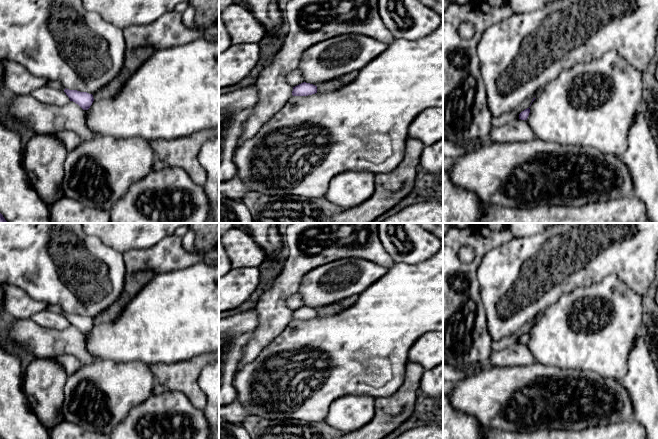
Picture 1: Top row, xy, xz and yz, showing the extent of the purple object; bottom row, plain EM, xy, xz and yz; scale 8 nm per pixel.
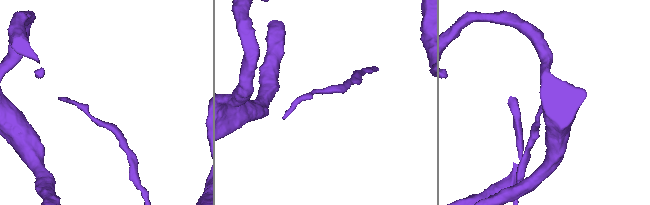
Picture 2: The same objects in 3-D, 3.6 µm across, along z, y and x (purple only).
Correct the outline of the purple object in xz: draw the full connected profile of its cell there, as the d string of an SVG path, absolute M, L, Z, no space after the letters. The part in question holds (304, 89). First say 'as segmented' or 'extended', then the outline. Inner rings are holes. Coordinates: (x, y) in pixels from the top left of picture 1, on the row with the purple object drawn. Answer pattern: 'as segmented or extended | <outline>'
as segmented | M303 82L295 87L293 87L293 96L308 96L317 93L317 86Z

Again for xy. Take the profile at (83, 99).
as segmented | M66 88L64 92L69 97L70 101L73 101L78 104L83 110L88 110L94 101L93 95L87 92L69 90Z

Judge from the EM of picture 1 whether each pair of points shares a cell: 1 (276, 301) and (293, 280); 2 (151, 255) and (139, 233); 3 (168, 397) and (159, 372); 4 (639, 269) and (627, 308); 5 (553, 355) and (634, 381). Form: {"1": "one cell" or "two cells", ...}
{"1": "one cell", "2": "two cells", "3": "two cells", "4": "two cells", "5": "two cells"}

